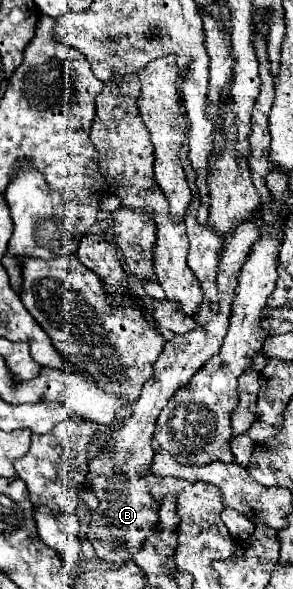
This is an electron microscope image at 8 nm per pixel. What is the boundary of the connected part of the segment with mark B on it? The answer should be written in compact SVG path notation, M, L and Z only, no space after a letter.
M256 209L256 211L252 211L252 217L240 221L240 225L236 225L236 229L232 229L224 237L224 253L222 253L218 277L216 277L218 294L220 294L219 311L217 313L212 311L212 303L208 299L204 299L200 303L196 317L192 317L198 327L188 333L174 335L164 345L160 357L156 359L154 375L144 383L142 395L136 401L134 415L130 419L126 419L110 435L108 445L114 449L114 453L110 457L100 453L88 463L86 485L90 489L94 489L96 497L100 499L100 507L96 511L92 511L92 527L96 527L96 529L88 531L88 541L92 541L96 555L108 563L120 565L124 561L130 561L134 557L134 553L138 553L142 549L144 541L150 535L152 525L158 521L158 505L152 501L150 489L146 487L146 481L142 479L144 475L150 475L148 465L152 463L152 457L154 457L154 449L152 449L154 423L156 423L160 411L164 409L164 405L168 405L170 397L180 387L184 387L192 379L192 375L212 355L216 355L220 351L220 345L228 331L228 319L231 317L231 307L240 269L246 263L246 259L252 251L252 245L256 245L260 241L258 221L260 221L260 217L258 217L258 209Z

